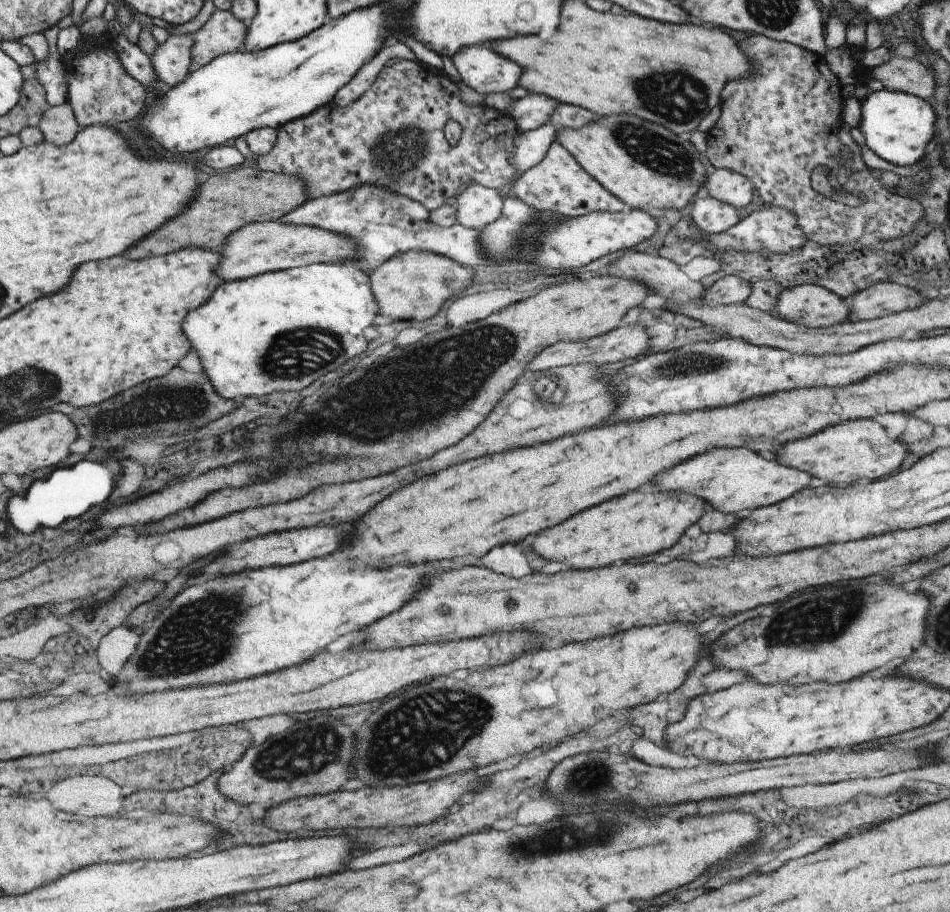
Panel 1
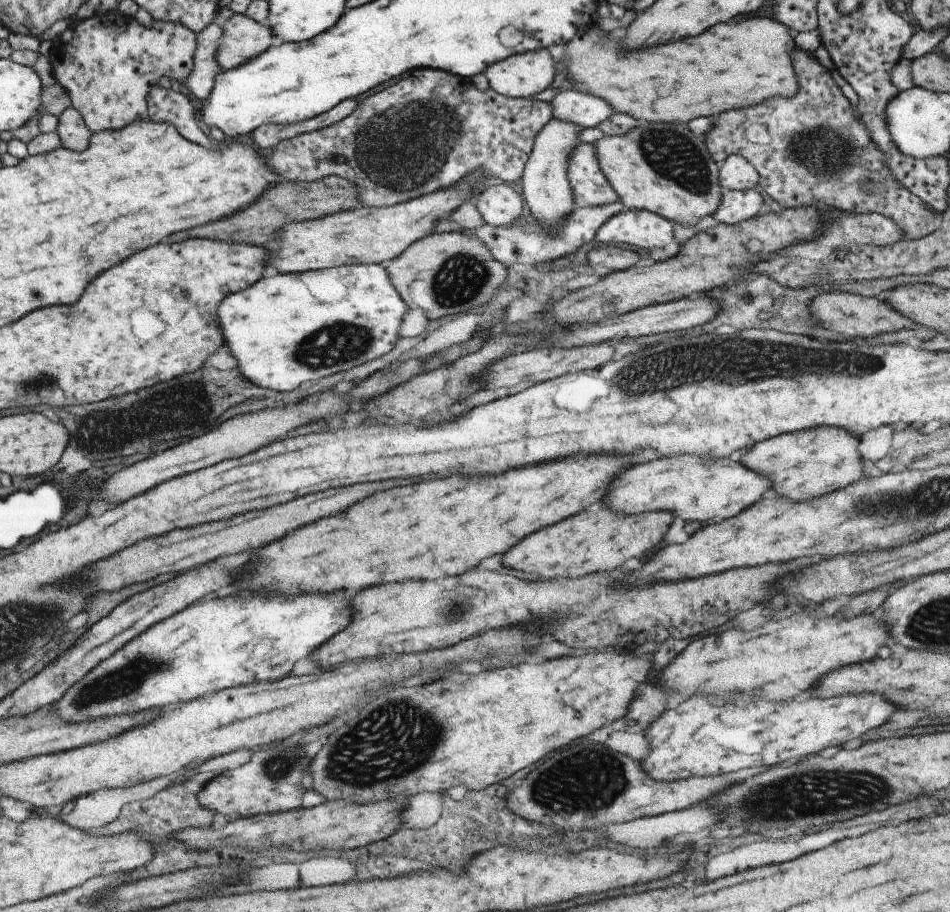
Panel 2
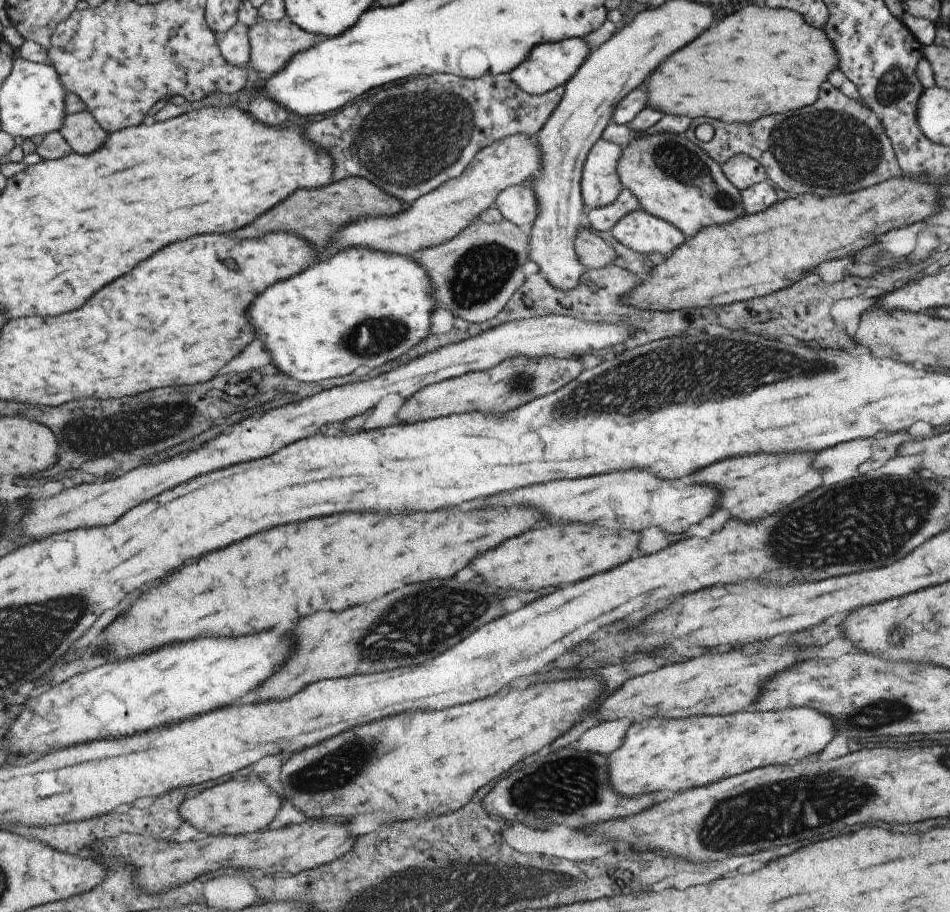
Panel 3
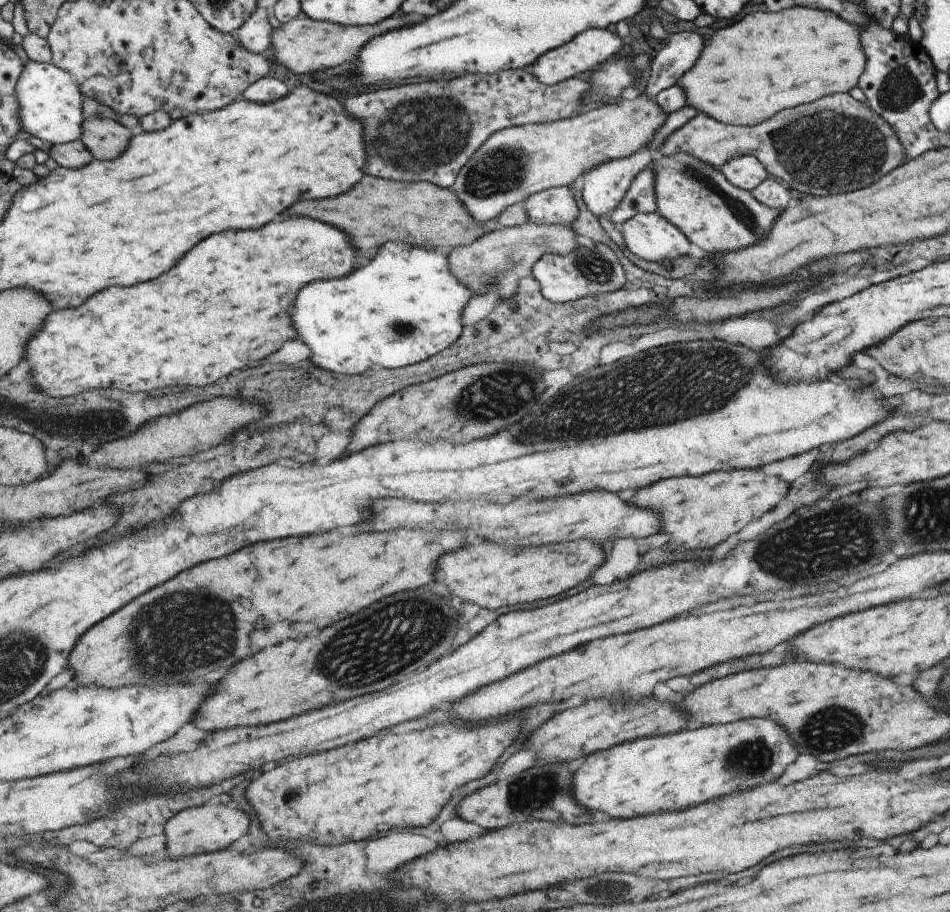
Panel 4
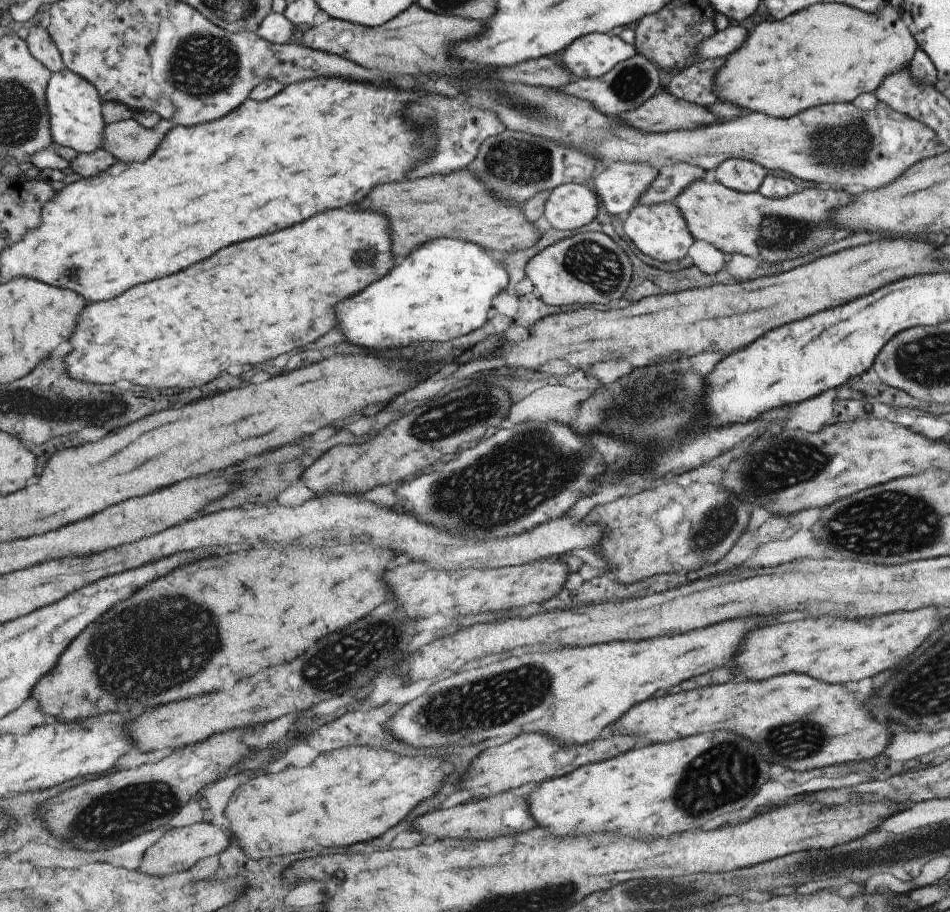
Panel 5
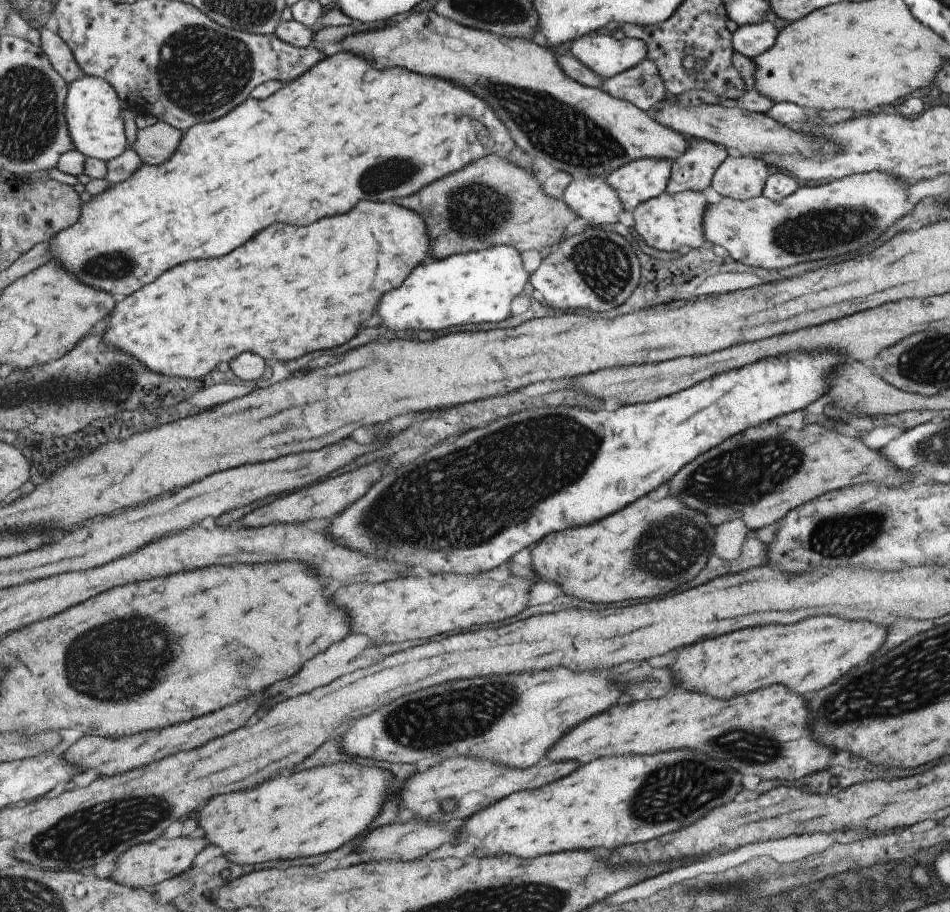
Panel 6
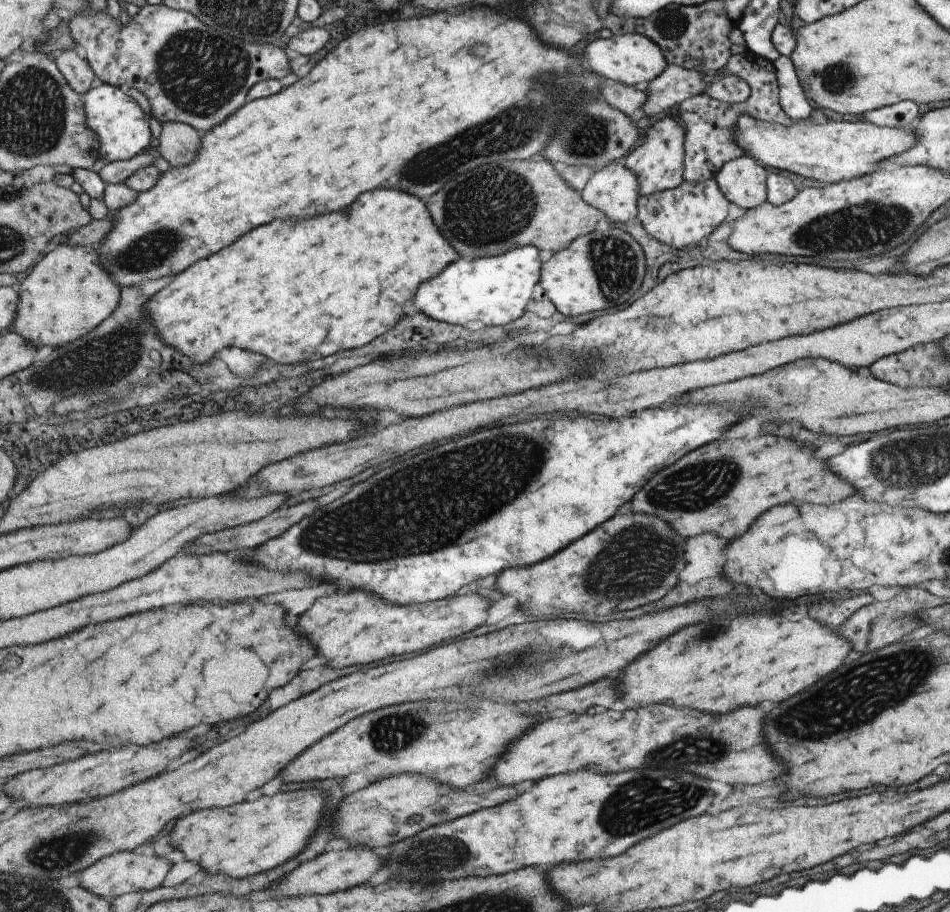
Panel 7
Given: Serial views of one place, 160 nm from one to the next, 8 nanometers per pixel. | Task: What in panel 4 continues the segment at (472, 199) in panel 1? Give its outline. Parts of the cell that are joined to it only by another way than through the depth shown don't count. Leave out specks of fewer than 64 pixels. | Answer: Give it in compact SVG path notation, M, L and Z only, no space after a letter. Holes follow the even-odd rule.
M553 187L532 194L521 206L536 225L572 225L579 214L577 194L571 187Z

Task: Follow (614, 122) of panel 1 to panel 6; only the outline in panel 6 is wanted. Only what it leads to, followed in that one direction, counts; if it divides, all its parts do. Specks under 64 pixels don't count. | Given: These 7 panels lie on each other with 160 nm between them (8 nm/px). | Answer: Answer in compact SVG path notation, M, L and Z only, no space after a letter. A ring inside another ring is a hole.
M871 171L841 177L818 186L807 184L805 187L797 187L795 192L777 202L767 200L762 194L745 201L721 197L720 202L706 206L702 218L704 240L710 246L714 244L723 246L733 260L761 268L785 268L797 262L849 254L877 240L886 231L887 226L891 226L895 220L913 210L914 204L909 204L906 193L909 185L889 173Z

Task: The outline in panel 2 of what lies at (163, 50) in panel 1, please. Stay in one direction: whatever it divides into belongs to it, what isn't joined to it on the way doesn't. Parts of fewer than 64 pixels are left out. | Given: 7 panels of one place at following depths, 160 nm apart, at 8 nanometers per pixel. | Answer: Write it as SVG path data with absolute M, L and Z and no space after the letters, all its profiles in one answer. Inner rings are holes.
M213 22L196 33L192 71L183 86L201 103L209 96L216 75L223 70L215 58L218 42L223 33L223 27Z

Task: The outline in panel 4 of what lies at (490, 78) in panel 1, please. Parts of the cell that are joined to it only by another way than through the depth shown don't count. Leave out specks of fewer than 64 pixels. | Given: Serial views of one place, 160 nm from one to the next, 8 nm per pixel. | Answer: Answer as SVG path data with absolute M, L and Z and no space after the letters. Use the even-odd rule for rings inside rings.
M587 30L579 36L575 36L573 40L569 40L567 44L543 54L535 62L531 74L541 84L552 85L566 78L575 77L575 74L581 74L585 70L589 72L597 65L602 65L605 61L609 61L620 54L621 48L623 48L623 42L617 34L613 34L609 30Z

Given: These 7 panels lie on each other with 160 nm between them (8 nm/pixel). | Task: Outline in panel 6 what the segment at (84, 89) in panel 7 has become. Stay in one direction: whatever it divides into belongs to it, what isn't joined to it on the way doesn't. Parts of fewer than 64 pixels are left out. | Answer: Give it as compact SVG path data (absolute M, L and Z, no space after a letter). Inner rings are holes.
M47 25L45 28L39 29L39 32L42 41L41 48L54 63L55 70L58 70L68 83L86 76L76 59L75 53L71 50L70 44L63 40L63 37L53 26Z

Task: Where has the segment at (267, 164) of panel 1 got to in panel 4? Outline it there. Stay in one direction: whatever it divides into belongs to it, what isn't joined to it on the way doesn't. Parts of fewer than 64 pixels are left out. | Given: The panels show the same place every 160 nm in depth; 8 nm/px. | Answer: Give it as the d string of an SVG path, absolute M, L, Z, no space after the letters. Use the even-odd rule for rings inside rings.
M525 71L499 74L467 74L457 80L415 82L397 88L377 88L345 96L345 112L363 122L367 174L403 180L430 182L451 187L469 157L495 131L505 127L565 120L583 111L580 99L588 81L569 77L544 85Z

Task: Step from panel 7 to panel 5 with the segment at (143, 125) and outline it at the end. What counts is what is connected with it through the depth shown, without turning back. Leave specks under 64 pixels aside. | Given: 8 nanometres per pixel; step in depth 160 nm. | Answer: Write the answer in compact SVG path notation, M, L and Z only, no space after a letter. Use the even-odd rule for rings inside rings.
M69 68L53 73L48 84L47 98L55 144L72 148L78 153L92 153L104 148L108 125L103 112L105 101L90 80Z

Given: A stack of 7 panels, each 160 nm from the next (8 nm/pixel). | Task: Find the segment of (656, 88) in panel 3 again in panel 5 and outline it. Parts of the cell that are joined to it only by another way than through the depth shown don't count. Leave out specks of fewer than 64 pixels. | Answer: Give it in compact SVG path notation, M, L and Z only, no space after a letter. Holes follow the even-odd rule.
M889 1L873 12L862 11L843 3L815 3L786 16L784 19L762 22L748 32L743 46L735 54L731 54L727 58L727 62L717 71L713 91L717 96L723 98L723 103L733 103L739 105L742 110L747 110L747 112L763 113L772 117L787 118L802 110L811 108L811 106L819 106L819 104L854 103L855 98L860 94L873 93L875 89L879 88L879 85L885 84L888 74L898 73L900 70L905 70L909 67L913 52L918 46L913 35L906 29L906 24L902 21L900 11L901 8L893 6Z

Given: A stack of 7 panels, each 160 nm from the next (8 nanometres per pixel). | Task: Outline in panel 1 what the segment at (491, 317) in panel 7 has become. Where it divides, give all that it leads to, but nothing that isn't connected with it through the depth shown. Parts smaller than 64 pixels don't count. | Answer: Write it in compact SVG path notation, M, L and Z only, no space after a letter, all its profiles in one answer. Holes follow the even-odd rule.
M343 262L317 263L304 267L266 272L265 274L245 278L245 280L239 280L239 282L225 281L225 284L221 284L201 308L197 308L197 310L193 310L185 316L181 328L183 328L185 336L189 338L193 350L201 356L202 371L205 370L204 376L208 378L208 381L212 384L212 389L215 389L220 397L232 399L237 398L237 396L263 396L263 394L271 394L271 392L280 390L301 390L307 384L311 384L313 380L317 380L319 374L323 376L325 372L335 370L335 366L339 368L349 358L353 358L357 354L361 356L365 352L369 341L363 336L363 330L372 325L373 316L378 314L378 304L376 298L372 295L368 280L368 273L357 268L353 263Z

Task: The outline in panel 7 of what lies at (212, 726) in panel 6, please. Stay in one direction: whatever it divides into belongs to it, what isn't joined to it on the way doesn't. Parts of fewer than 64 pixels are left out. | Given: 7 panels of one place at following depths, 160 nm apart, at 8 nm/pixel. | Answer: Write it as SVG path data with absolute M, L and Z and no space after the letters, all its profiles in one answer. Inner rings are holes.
M167 738L167 740L159 742L159 744L141 746L141 748L139 746L113 748L113 750L107 750L107 752L101 752L101 754L93 754L93 756L87 756L87 758L81 758L81 760L75 760L75 762L69 762L69 764L61 764L61 766L55 766L55 768L47 768L47 772L45 770L33 770L33 772L15 776L11 782L7 782L3 786L3 790L7 790L7 794L11 794L17 802L22 802L22 808L19 811L35 807L65 807L67 805L74 805L75 803L85 803L92 799L104 800L109 796L113 796L115 791L139 783L143 779L157 774L157 770L163 770L163 766L167 762L171 762L173 758L177 758L185 750L187 744L189 744L187 740Z

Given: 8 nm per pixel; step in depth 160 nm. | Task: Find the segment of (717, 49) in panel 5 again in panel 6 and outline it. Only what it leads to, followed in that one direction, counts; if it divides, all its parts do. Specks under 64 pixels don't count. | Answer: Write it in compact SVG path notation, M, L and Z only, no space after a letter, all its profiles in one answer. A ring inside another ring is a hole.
M771 19L754 25L738 26L731 33L732 50L753 59L775 44L778 32Z

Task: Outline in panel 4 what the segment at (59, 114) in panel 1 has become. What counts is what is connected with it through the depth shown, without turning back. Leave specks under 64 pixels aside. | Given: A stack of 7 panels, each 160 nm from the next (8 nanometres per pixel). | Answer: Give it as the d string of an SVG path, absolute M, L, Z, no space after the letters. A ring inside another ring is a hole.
M87 117L83 123L84 135L81 142L99 160L115 160L131 138L131 131L115 119L107 117Z

